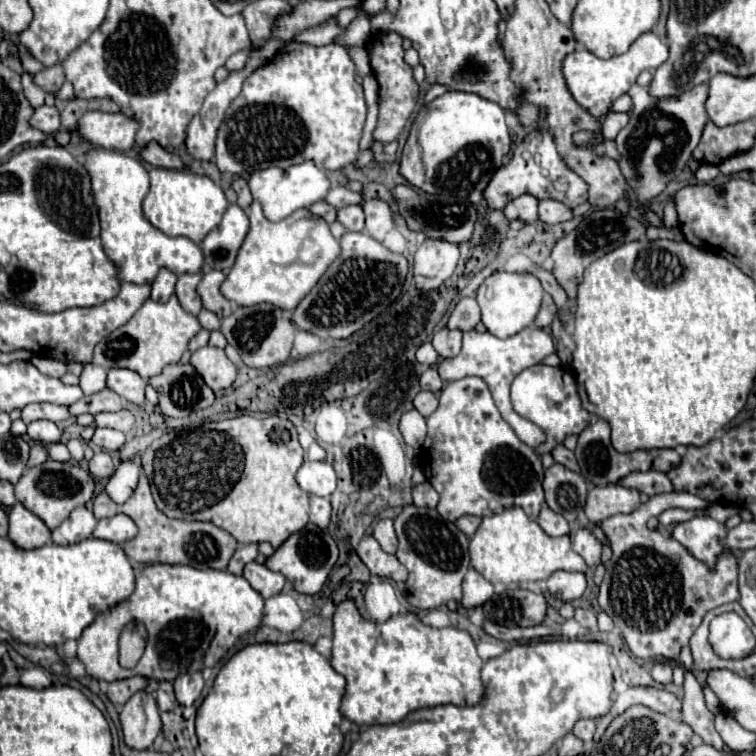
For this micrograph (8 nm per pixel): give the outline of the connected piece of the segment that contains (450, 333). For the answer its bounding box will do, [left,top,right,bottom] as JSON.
[432,327,462,359]

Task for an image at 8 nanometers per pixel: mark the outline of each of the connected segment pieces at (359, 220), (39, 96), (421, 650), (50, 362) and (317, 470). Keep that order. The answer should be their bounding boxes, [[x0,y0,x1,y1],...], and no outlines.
[[338,205,364,231],[22,73,44,107],[330,599,484,725],[30,356,67,378],[296,461,336,497]]

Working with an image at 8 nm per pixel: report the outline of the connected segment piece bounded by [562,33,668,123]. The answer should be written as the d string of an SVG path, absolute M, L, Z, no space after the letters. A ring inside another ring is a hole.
M644 33L632 43L632 47L624 55L618 55L618 57L612 57L612 59L600 59L600 57L592 55L590 51L578 47L576 51L572 51L570 55L564 57L562 73L564 73L564 79L566 79L568 91L578 101L578 105L602 123L606 119L608 111L612 109L612 103L620 95L628 93L628 89L636 83L636 77L644 69L660 67L666 59L668 59L668 45L662 43L660 37L656 37L654 33Z

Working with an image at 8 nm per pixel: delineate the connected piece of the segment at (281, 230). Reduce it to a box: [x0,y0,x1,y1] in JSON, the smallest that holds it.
[220,201,340,311]

